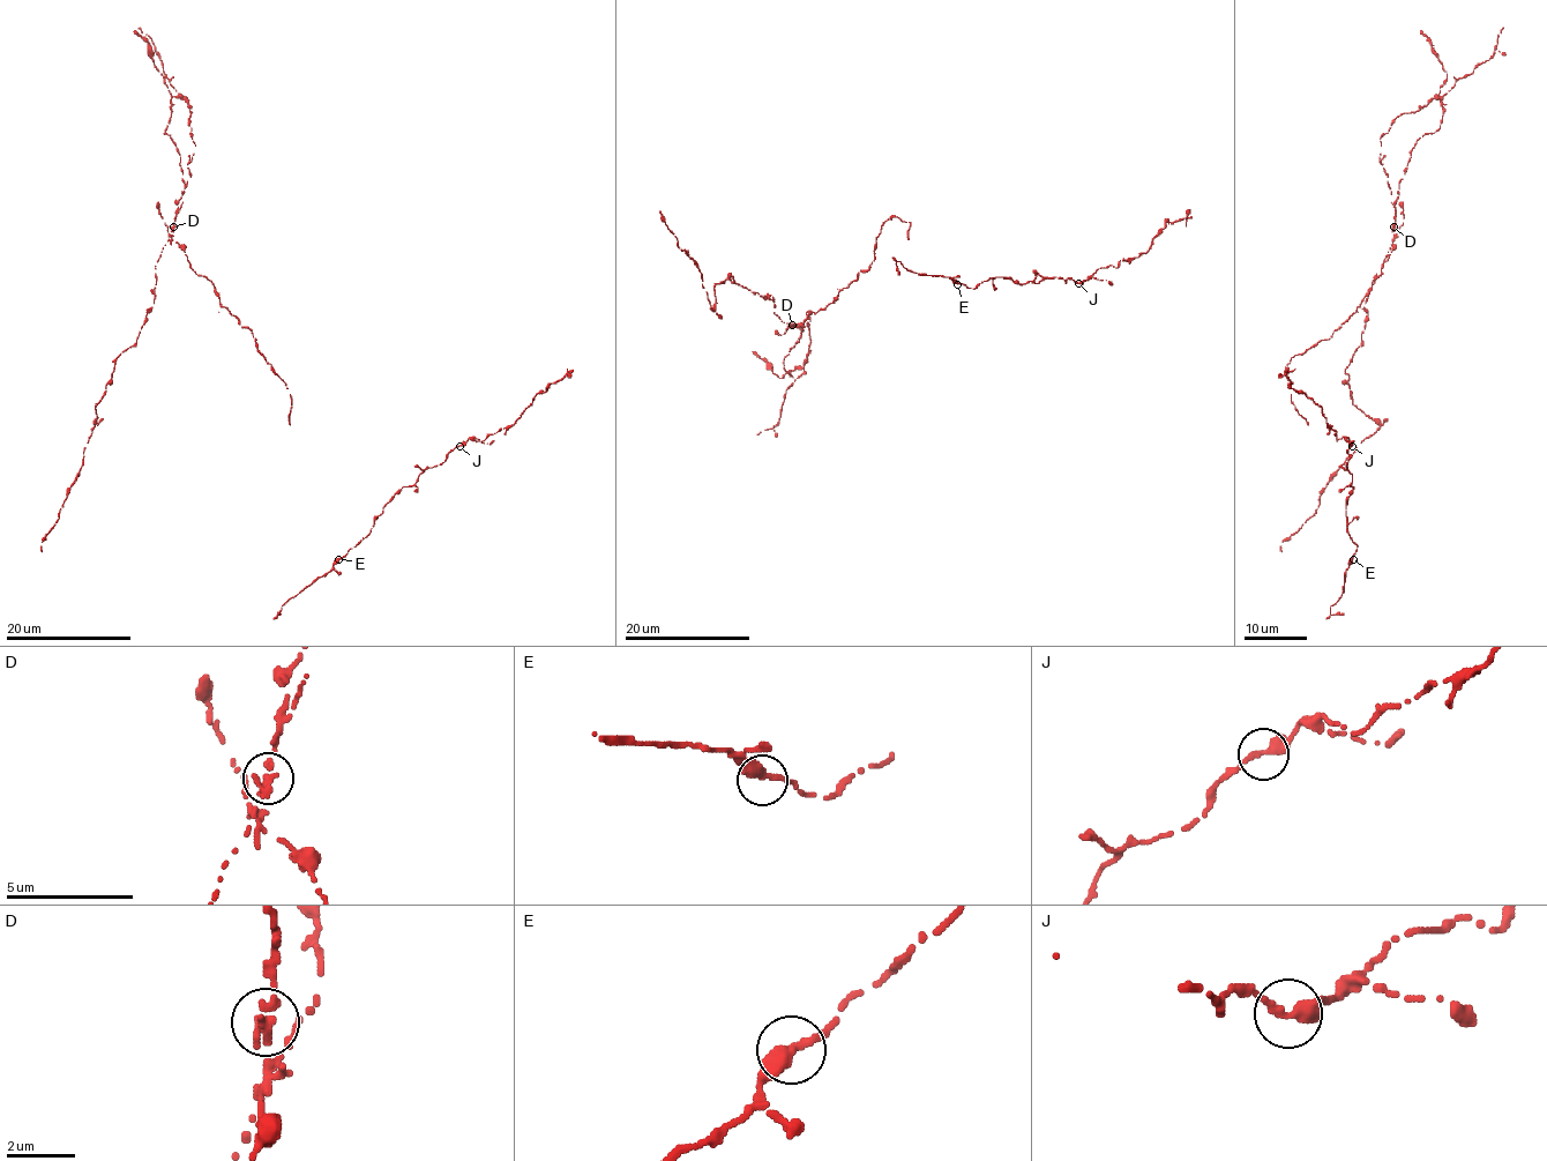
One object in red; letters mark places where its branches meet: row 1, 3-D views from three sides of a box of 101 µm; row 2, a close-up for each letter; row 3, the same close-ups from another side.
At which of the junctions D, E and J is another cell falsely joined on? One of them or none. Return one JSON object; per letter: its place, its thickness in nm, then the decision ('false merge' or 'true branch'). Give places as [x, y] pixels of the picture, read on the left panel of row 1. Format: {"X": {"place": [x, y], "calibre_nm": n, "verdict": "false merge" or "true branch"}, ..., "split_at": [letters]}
{"D": {"place": [173, 227], "calibre_nm": 280, "verdict": "false merge"}, "E": {"place": [338, 559], "calibre_nm": 340, "verdict": "true branch"}, "J": {"place": [460, 446], "calibre_nm": 320, "verdict": "true branch"}, "split_at": ["D"]}

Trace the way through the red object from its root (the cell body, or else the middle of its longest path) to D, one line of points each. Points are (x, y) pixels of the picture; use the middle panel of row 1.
D: (859, 272), (832, 303), (811, 312), (802, 324), (792, 325)

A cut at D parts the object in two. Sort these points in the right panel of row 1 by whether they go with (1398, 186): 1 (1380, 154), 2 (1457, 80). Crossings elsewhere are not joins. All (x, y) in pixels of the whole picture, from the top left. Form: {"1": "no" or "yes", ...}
{"1": "no", "2": "no"}

